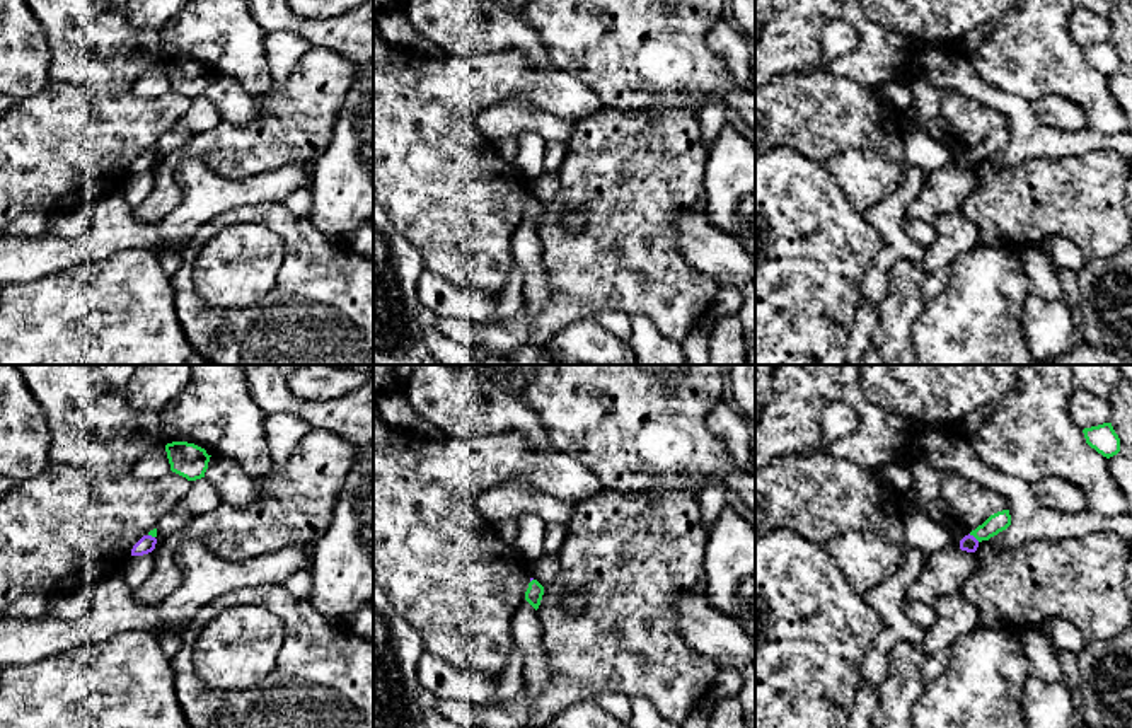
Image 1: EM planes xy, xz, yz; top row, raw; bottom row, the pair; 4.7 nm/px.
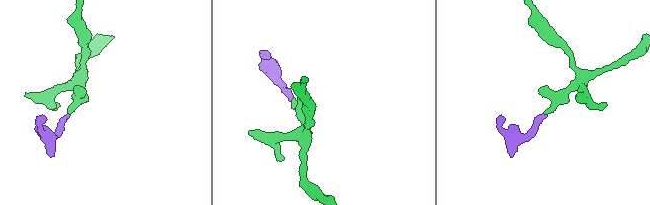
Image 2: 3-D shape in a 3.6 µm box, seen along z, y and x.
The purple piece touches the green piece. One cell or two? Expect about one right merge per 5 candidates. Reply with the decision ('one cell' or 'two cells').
one cell

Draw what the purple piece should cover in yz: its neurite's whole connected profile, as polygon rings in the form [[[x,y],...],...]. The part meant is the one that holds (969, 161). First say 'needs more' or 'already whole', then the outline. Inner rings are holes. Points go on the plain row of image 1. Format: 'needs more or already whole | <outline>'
needs more | [[[1009,128],[997,130],[990,133],[982,143],[972,148],[960,159],[960,167],[967,170],[975,170],[982,159],[989,159],[999,150],[1006,148],[1011,143]]]

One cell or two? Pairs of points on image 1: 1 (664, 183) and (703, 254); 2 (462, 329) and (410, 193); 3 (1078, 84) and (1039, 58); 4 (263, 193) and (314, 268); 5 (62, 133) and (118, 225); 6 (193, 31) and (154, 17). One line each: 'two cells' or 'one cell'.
1: two cells
2: two cells
3: one cell
4: two cells
5: two cells
6: two cells

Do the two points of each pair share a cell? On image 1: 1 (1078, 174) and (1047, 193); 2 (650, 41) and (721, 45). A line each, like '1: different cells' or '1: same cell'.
1: same cell
2: different cells

